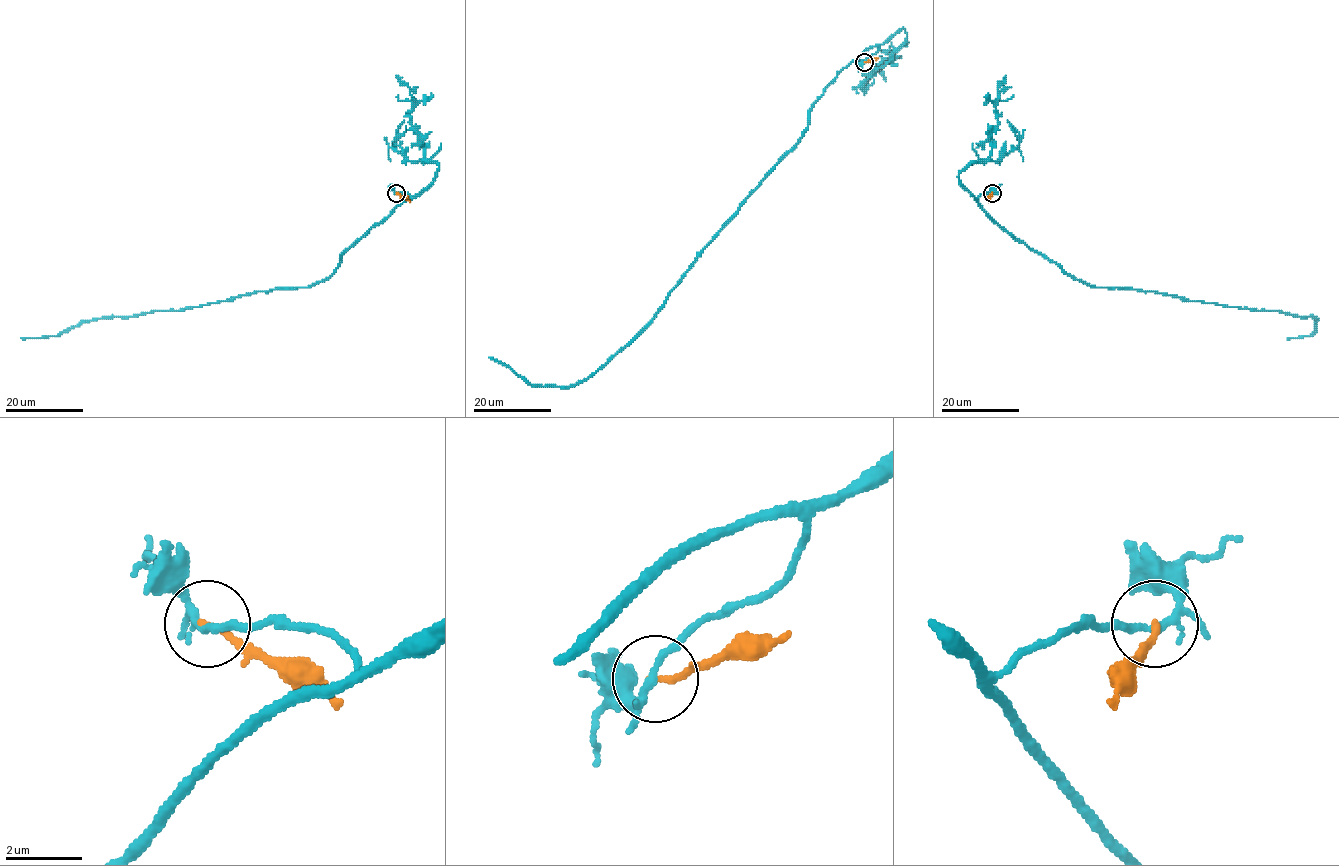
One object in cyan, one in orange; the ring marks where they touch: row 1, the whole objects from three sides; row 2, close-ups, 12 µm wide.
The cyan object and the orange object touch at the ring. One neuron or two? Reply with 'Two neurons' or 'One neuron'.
Two neurons

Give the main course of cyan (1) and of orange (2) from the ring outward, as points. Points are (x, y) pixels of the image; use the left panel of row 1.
1: (397, 192), (411, 196), (355, 242), (327, 278), (310, 287), (103, 317), (57, 335), (21, 338)
2: (397, 192), (410, 201)

